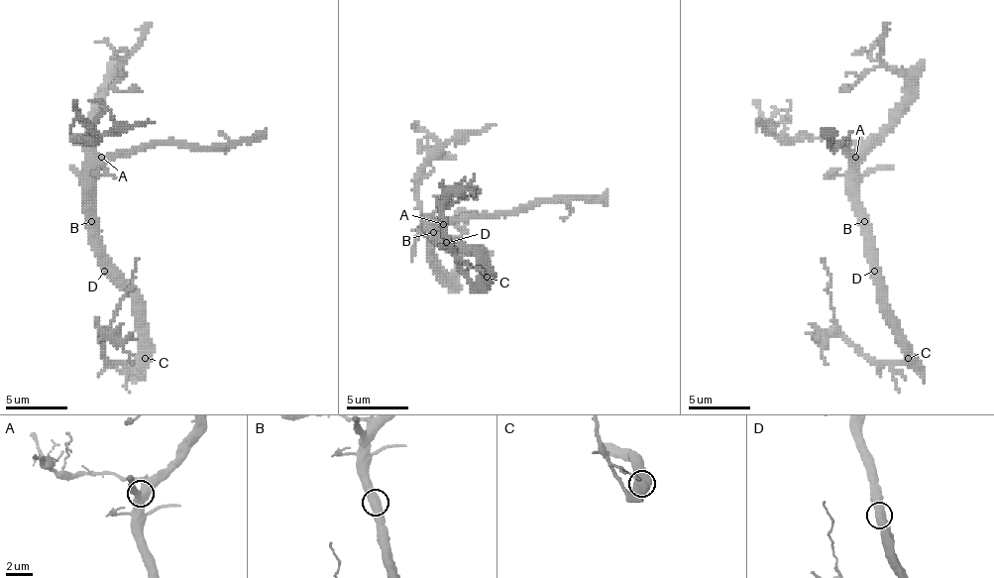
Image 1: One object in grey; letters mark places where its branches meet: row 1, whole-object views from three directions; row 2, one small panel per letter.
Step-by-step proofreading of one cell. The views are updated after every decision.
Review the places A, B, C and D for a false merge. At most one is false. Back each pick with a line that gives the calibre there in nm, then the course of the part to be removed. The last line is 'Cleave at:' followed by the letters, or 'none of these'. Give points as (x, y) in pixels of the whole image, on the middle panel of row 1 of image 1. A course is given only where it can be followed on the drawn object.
Cleave at: none of these

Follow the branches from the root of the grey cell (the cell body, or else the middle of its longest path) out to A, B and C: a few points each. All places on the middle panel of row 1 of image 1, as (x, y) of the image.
A: (452, 242), (437, 230), (437, 224), (443, 224)
B: (452, 242), (440, 239), (433, 233)
C: (452, 242), (468, 246), (477, 255), (480, 271), (487, 277)

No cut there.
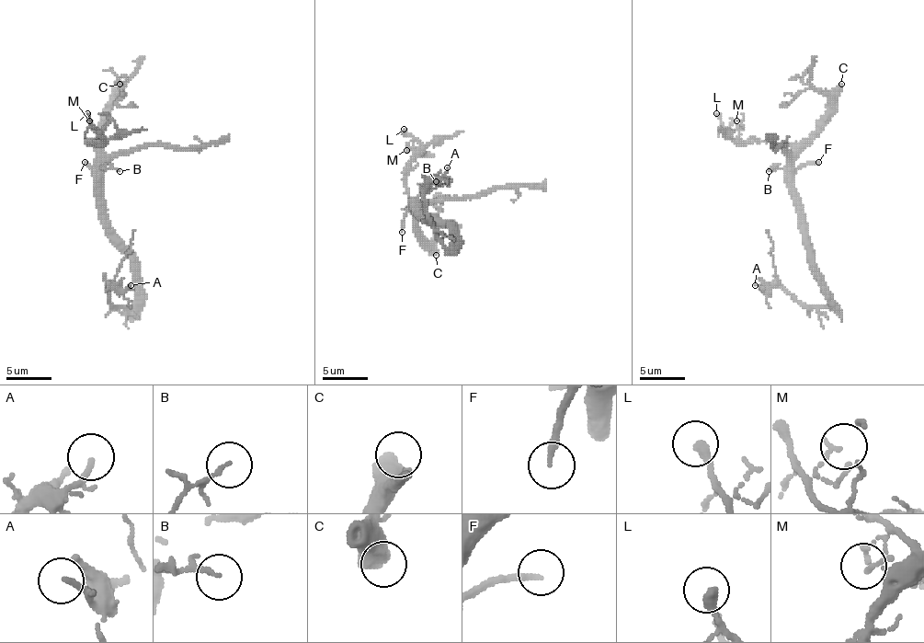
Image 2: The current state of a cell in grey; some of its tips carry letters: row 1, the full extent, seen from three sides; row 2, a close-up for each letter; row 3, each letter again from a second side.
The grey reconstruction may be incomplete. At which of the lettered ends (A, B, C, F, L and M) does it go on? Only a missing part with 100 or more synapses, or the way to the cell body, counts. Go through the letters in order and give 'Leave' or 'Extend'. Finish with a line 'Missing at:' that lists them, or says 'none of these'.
A: Leave
B: Leave
C: Extend
F: Leave
L: Leave
M: Leave
Missing at: C

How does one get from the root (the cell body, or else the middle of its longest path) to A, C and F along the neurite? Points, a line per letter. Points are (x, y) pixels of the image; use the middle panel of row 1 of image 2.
A: (431, 218), (442, 221), (451, 229), (451, 243), (447, 247), (434, 227), (425, 198), (425, 189), (447, 167)
C: (431, 218), (417, 207), (417, 232), (436, 255)
F: (431, 218), (417, 207), (413, 207), (404, 218), (402, 232)

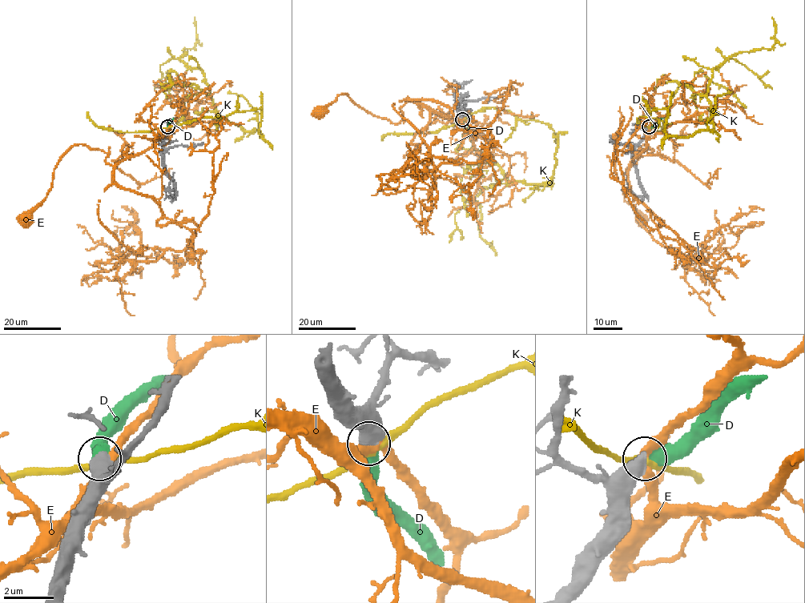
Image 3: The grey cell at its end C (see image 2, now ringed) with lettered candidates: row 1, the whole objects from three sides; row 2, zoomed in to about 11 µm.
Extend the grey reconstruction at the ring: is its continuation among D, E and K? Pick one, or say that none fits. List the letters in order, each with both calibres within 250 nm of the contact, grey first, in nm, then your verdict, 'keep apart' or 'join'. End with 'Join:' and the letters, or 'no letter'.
D: 650/600 nm | join
E: 700/320 nm | keep apart
K: 700/240 nm | keep apart
Join: D

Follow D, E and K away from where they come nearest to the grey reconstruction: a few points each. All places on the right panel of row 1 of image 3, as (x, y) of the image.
D: (650, 126), (663, 118)
E: (649, 127), (646, 146), (630, 165), (653, 150), (646, 144), (641, 146), (624, 174), (623, 198), (640, 218)
K: (649, 127), (637, 119), (661, 109), (667, 137), (714, 130), (713, 70), (770, 49), (772, 18)

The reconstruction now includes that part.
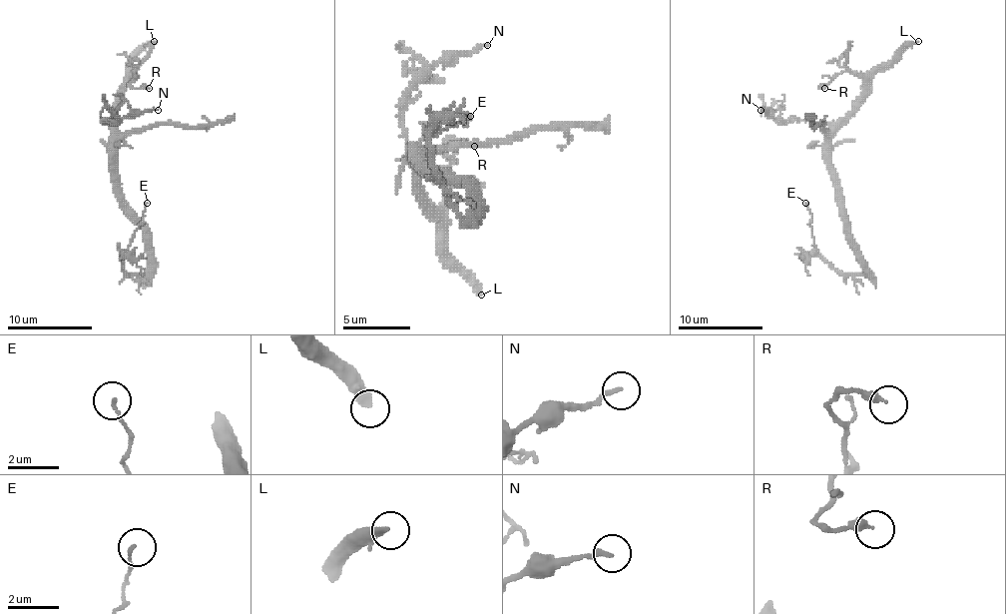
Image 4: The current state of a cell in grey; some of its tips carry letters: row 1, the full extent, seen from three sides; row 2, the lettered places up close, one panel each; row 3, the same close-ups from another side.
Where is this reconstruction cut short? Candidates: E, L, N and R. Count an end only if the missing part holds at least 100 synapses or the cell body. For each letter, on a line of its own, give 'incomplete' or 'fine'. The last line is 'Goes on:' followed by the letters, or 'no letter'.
E: fine
L: incomplete
N: fine
R: fine
Goes on: L

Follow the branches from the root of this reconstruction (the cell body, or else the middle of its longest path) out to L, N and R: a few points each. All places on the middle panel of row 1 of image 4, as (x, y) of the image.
L: (440, 173), (420, 157), (420, 194), (430, 204), (430, 211), (437, 221), (437, 244), (464, 271), (481, 295)
N: (440, 173), (410, 150), (403, 126), (403, 99), (440, 62), (454, 62), (460, 55), (470, 55), (487, 45)
R: (440, 173), (420, 157), (420, 194), (430, 207), (440, 207), (450, 190), (443, 146), (450, 140), (474, 146)

